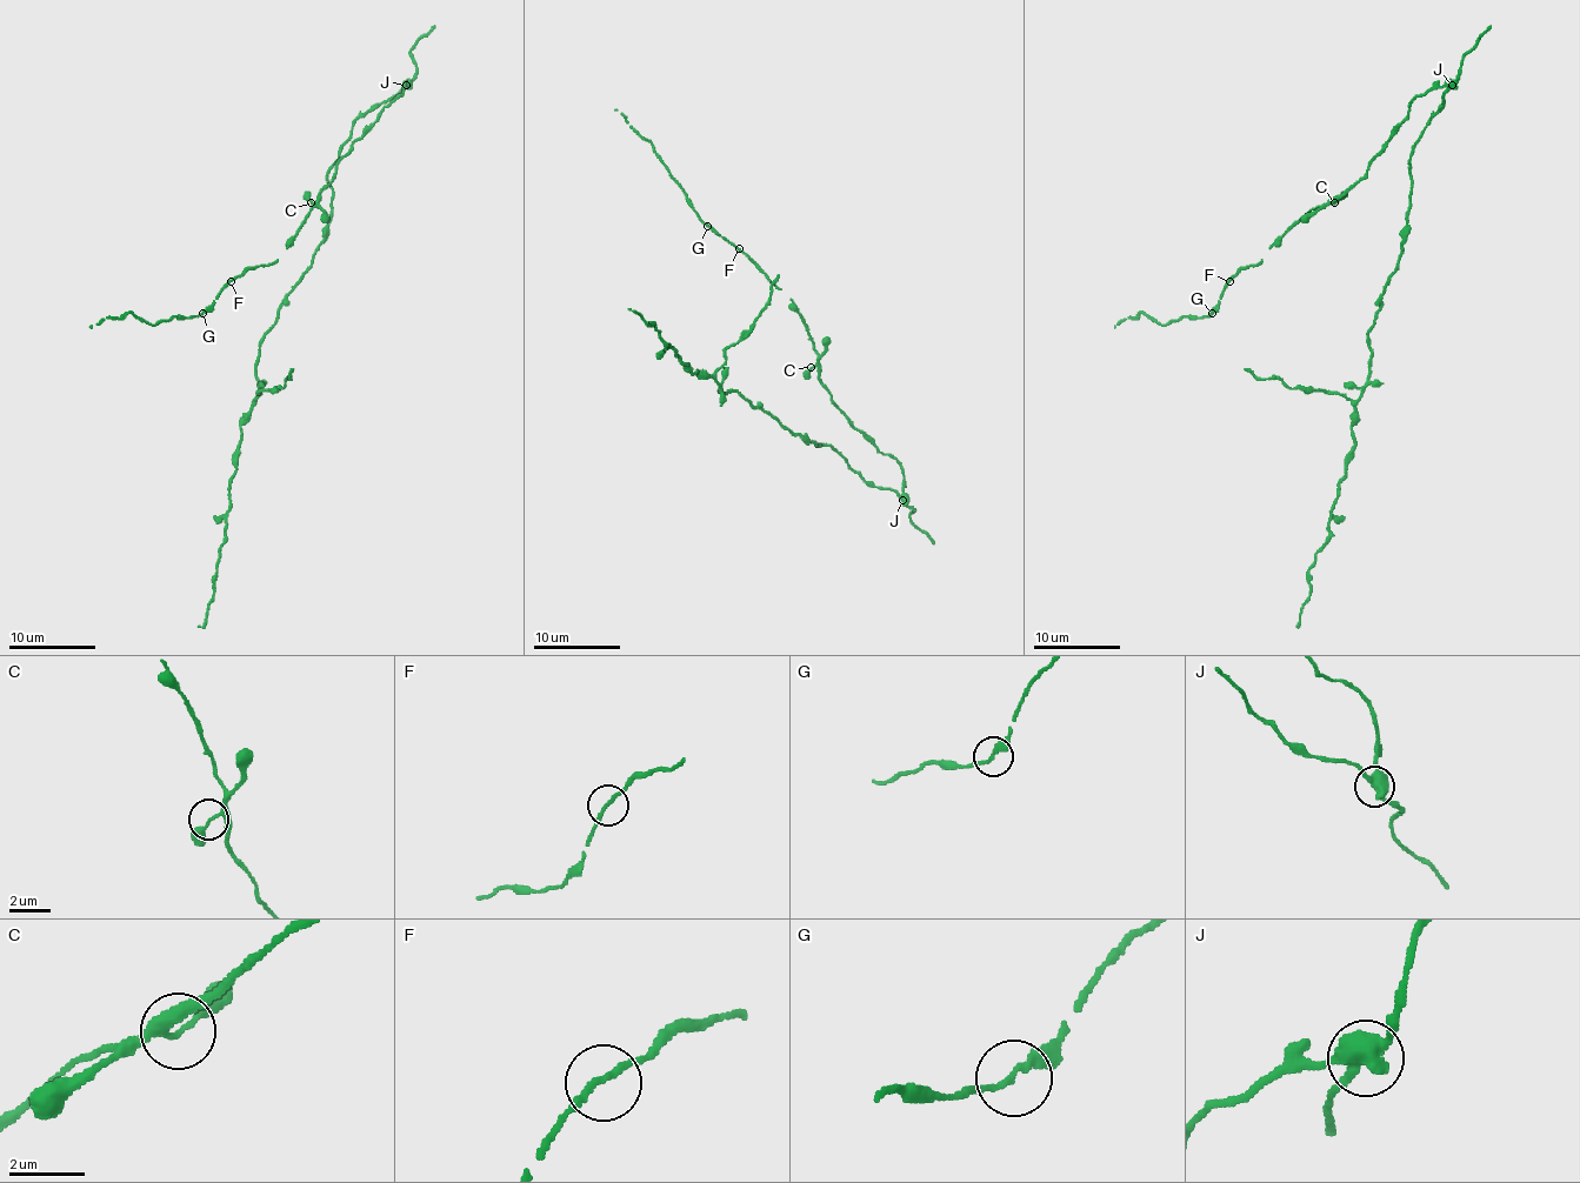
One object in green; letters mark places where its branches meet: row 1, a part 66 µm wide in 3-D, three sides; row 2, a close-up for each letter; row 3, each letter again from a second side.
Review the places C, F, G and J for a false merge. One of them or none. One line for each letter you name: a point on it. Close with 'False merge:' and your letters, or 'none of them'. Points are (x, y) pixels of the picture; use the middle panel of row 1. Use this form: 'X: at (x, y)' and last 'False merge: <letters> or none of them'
J: at (902, 500)
False merge: J

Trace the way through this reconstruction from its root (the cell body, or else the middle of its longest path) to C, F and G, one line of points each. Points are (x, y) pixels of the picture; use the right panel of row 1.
C: (1437, 113), (1442, 105), (1442, 87), (1414, 95), (1405, 119), (1370, 169), (1334, 202)
F: (1437, 113), (1442, 87), (1414, 95), (1405, 119), (1361, 178), (1310, 208), (1259, 262), (1241, 267), (1230, 280)
G: (1437, 113), (1442, 87), (1414, 95), (1364, 176), (1293, 221), (1259, 262), (1241, 267), (1211, 313)

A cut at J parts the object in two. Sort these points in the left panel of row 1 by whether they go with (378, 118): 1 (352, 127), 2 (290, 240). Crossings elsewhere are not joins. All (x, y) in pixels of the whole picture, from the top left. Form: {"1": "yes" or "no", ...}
{"1": "no", "2": "yes"}

